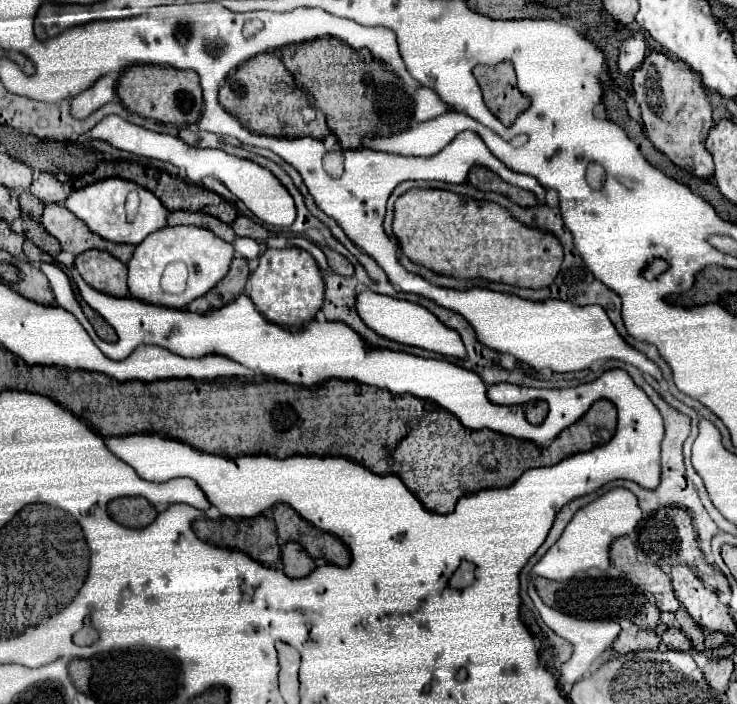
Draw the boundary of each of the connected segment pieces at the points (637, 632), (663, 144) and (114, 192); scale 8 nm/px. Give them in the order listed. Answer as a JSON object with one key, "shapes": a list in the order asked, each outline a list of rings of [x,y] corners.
{"shapes":[[[[630,626],[618,634],[612,648],[616,650],[616,654],[626,654],[632,650],[656,650],[658,644],[660,644],[660,636],[654,630]]],[[[652,50],[640,70],[632,74],[632,88],[636,102],[642,110],[642,122],[646,134],[656,150],[666,154],[676,166],[688,170],[694,176],[708,178],[714,172],[712,156],[704,146],[708,130],[712,128],[712,104],[700,82],[700,74],[688,70],[684,62],[672,60],[662,52]]],[[[106,178],[106,180],[100,180],[100,182],[94,182],[86,188],[80,188],[80,190],[72,190],[68,194],[68,198],[64,200],[64,206],[68,210],[72,210],[92,232],[96,232],[98,236],[102,236],[104,240],[110,240],[110,242],[124,242],[124,244],[140,244],[148,234],[160,230],[166,226],[166,214],[168,210],[160,204],[160,200],[144,190],[144,188],[136,188],[138,196],[140,196],[140,206],[138,206],[138,216],[128,222],[126,218],[126,196],[130,192],[130,186],[138,186],[134,182],[128,182],[128,180],[122,180],[122,178]]]]}

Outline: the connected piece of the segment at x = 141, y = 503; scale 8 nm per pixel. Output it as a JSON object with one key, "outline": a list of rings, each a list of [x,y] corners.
{"outline":[[[116,498],[108,504],[108,514],[122,526],[144,528],[156,518],[156,508],[146,498]]]}

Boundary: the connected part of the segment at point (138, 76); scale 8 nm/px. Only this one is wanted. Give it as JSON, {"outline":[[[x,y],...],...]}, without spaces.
{"outline":[[[132,64],[124,68],[116,84],[116,94],[130,112],[166,124],[192,124],[200,118],[202,112],[202,88],[194,70],[176,70],[172,66],[156,64]]]}

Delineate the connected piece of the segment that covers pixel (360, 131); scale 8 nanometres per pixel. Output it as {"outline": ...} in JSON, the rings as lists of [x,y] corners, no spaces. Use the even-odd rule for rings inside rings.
{"outline":[[[316,38],[284,46],[282,62],[292,72],[296,86],[310,94],[310,106],[324,112],[342,148],[358,148],[364,136],[396,134],[414,122],[414,100],[406,94],[402,80],[366,48],[354,50],[336,38]]]}

